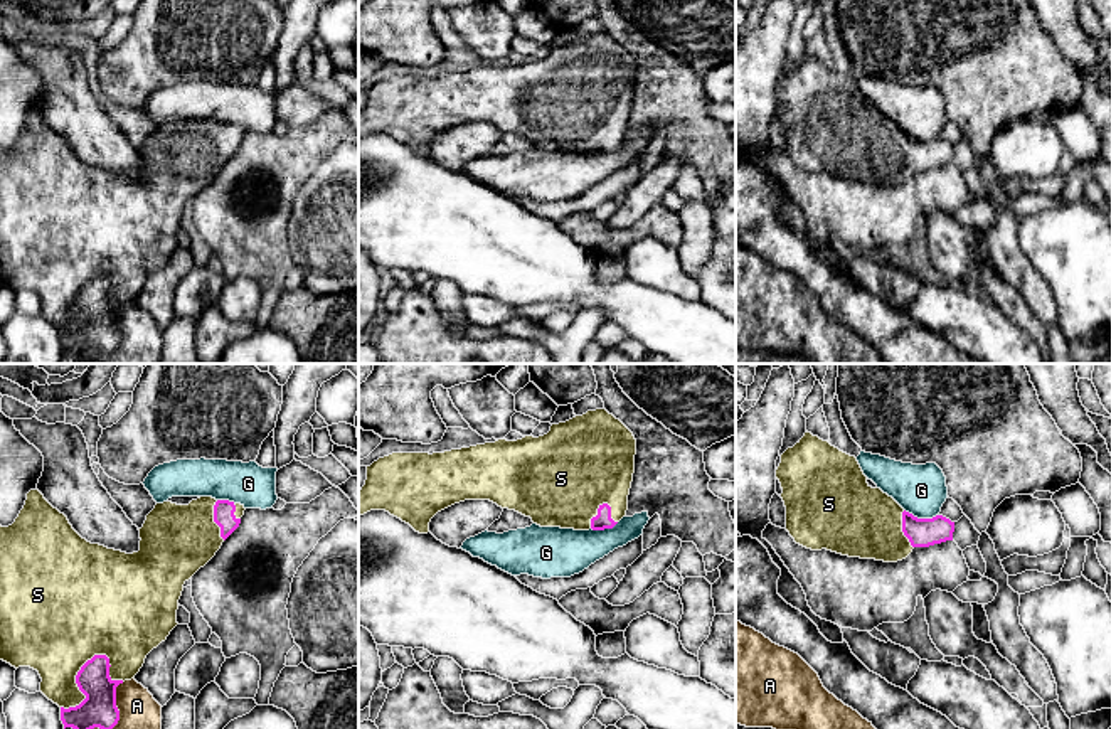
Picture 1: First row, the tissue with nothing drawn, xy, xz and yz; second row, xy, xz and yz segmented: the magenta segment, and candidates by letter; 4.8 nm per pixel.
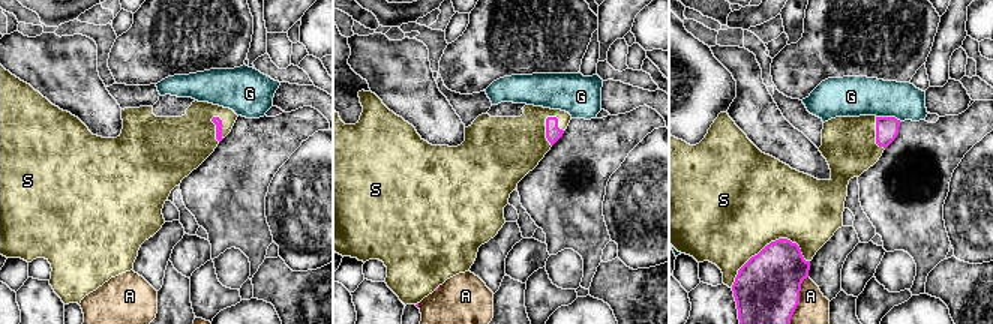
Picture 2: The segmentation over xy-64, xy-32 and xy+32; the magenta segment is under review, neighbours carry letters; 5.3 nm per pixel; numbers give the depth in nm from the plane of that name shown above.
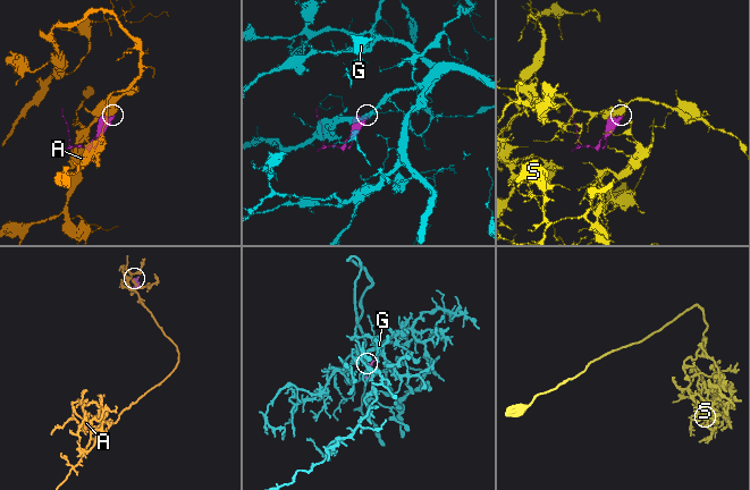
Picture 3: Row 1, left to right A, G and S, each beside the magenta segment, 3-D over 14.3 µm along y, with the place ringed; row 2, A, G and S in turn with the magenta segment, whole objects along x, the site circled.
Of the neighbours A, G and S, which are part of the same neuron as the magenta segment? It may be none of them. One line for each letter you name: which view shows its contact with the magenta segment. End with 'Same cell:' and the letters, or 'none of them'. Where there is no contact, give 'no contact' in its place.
S: contact in xy
Same cell: S

